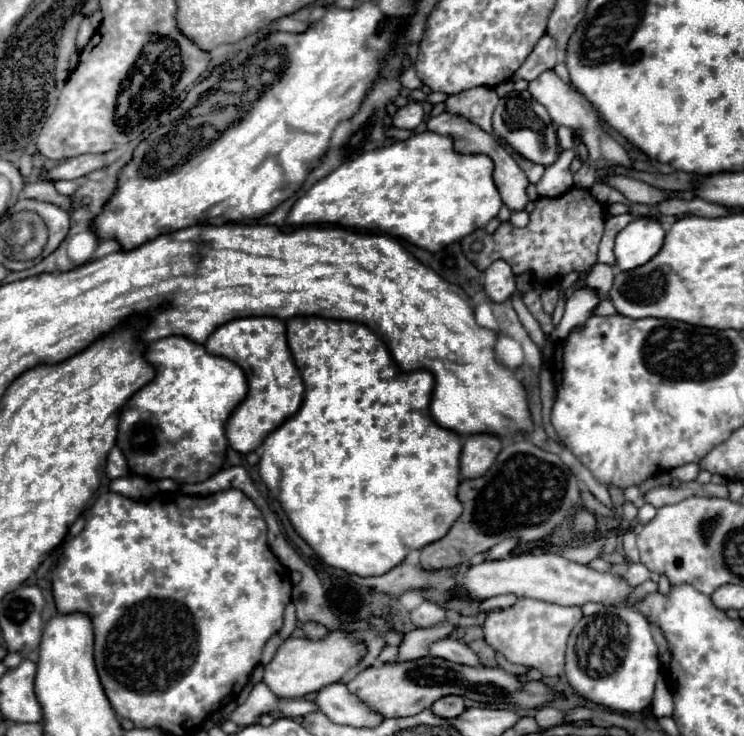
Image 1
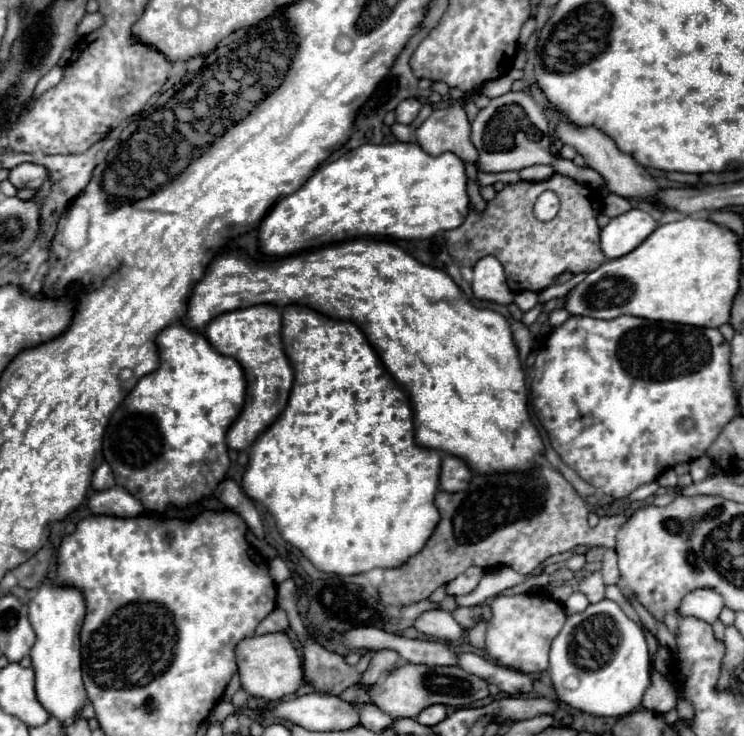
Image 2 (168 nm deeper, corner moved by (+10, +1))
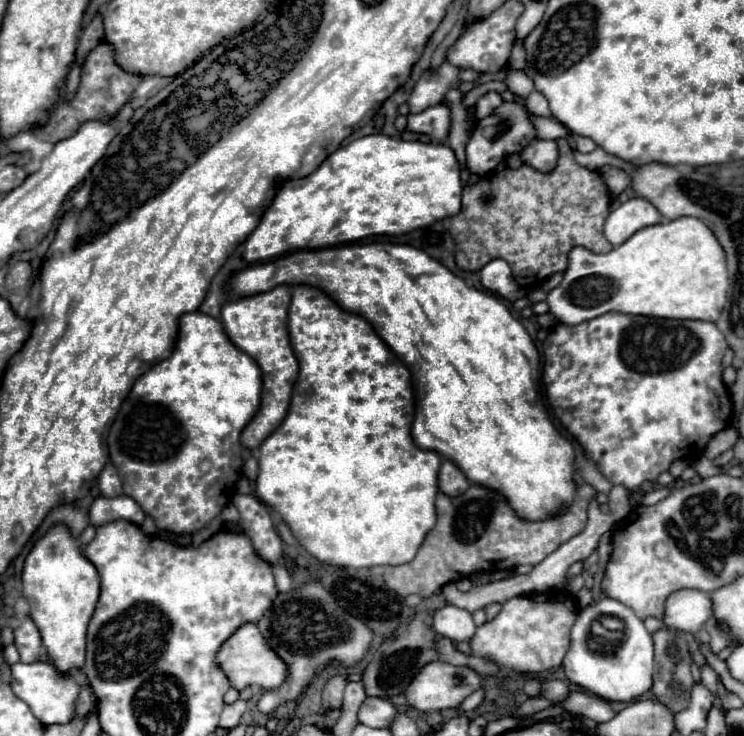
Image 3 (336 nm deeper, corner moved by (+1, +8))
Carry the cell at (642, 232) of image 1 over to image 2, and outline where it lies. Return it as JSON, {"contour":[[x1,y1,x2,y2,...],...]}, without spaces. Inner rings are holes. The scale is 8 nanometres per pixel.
{"contour":[[641,209,621,213,601,229,601,251,607,259,627,255,629,251,633,251,633,247,637,247,637,243,643,243,655,229,655,219]]}

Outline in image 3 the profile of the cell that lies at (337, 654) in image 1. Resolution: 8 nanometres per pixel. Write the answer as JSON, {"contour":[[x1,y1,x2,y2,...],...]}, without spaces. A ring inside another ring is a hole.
{"contour":[[244,624,222,644,218,652,218,664,228,674,232,686,236,686,238,690,244,690,248,686,260,686,264,690,274,690,282,686,282,682,288,676,286,662,274,652,274,648,270,648,270,644,266,644,266,638,262,636,256,624]]}

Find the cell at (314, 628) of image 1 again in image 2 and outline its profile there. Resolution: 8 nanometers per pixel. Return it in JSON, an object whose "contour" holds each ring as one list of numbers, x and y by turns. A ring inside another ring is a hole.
{"contour":[[309,639,303,647,303,667,305,667,305,681,319,693,341,695,347,687,355,685,365,671,365,661,369,657,363,655,363,661,355,667,349,667,343,655,331,653,321,647,317,641]]}

